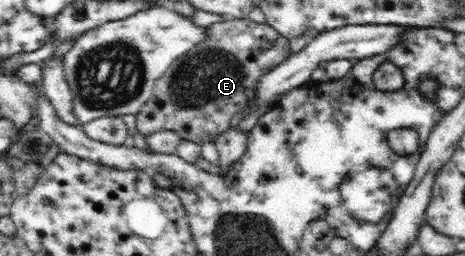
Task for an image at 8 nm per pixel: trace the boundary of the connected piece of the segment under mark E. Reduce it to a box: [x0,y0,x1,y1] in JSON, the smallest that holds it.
[135,17,290,143]

